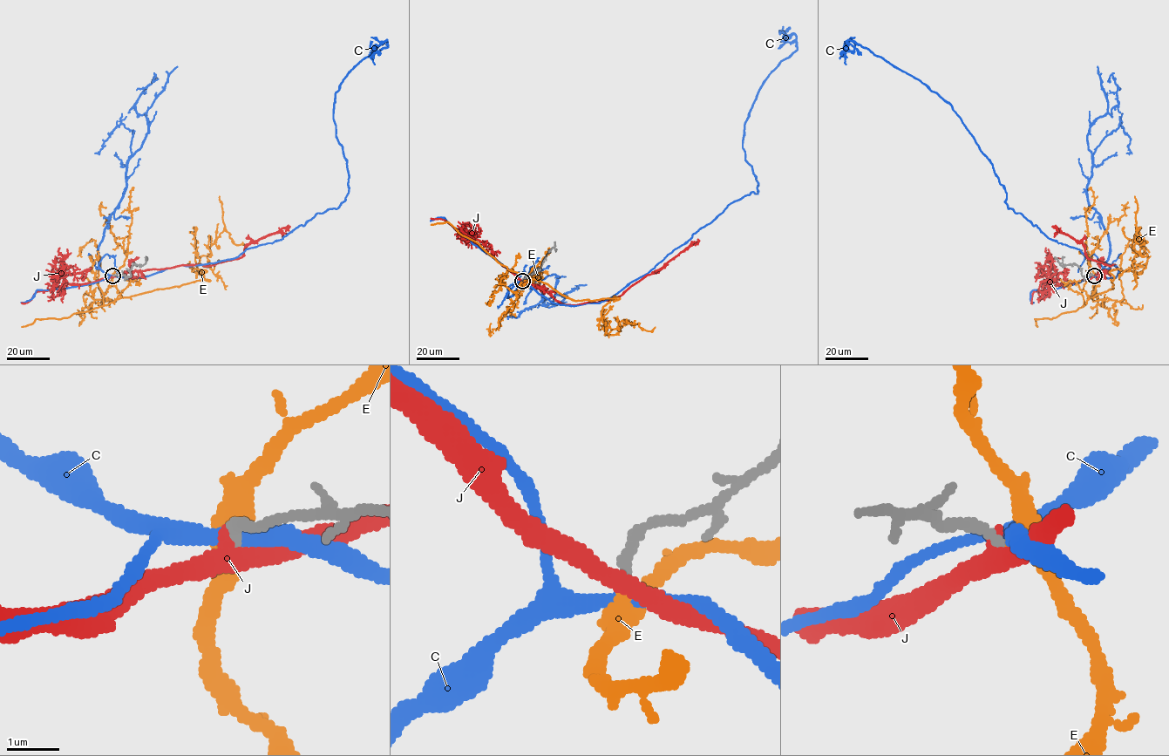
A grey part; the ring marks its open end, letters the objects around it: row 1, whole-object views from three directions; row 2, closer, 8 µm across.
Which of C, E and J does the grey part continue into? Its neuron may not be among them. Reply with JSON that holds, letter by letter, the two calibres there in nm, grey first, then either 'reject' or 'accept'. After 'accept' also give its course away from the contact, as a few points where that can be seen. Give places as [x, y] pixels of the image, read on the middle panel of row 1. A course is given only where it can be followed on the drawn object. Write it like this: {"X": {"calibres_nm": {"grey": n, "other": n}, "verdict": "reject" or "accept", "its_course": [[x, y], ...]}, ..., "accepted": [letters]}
{"C": {"calibres_nm": {"grey": 200, "other": 320}, "verdict": "reject"}, "E": {"calibres_nm": {"grey": 200, "other": 360}, "verdict": "accept", "its_course": [[522, 281], [536, 279], [575, 301], [618, 297], [601, 309], [608, 335], [626, 322], [634, 323], [628, 322]]}, "J": {"calibres_nm": {"grey": 220, "other": 360}, "verdict": "reject"}, "accepted": ["E"]}

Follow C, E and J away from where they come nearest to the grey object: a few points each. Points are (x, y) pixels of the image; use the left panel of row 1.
C: (112, 275), (233, 259), (336, 208), (349, 177), (335, 94), (385, 42), (374, 51), (374, 64)
E: (112, 275), (122, 296), (209, 281), (206, 270), (192, 270), (224, 230), (220, 196)
J: (112, 275), (180, 265), (213, 265), (241, 258), (243, 249), (251, 242), (288, 226)

